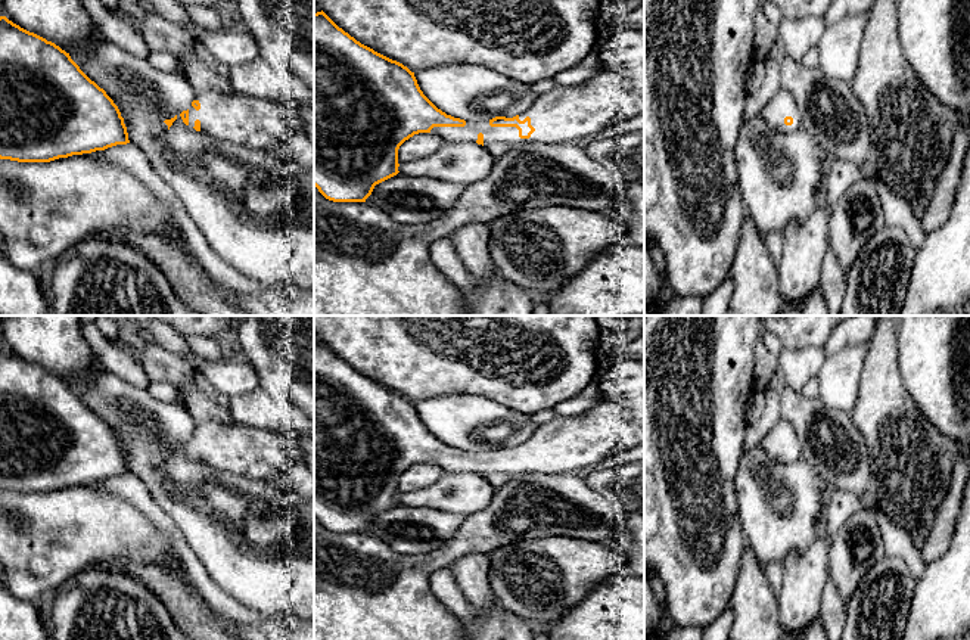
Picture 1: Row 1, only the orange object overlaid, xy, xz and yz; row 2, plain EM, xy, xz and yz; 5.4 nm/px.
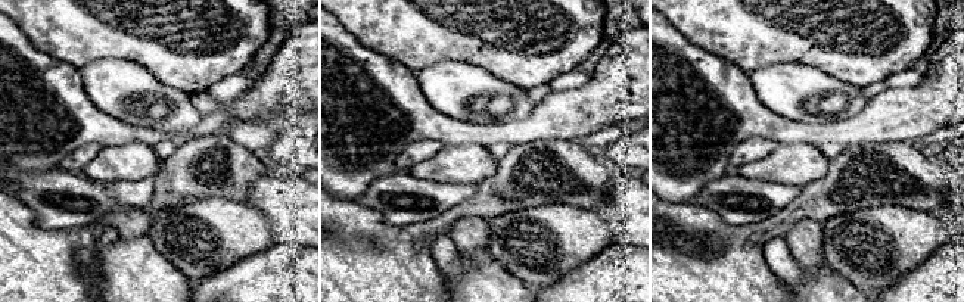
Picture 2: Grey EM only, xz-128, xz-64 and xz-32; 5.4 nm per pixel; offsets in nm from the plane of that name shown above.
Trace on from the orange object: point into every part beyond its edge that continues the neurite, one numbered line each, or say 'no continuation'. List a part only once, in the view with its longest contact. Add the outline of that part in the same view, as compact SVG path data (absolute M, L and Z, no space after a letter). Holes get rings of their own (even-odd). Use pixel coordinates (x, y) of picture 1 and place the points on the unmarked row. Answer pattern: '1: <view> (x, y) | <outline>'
1: xz (568, 444) | M624 357L615 361L599 382L596 404L576 416L556 417L537 428L529 439L519 445L531 448L535 462L529 469L520 469L516 457L491 457L489 451L466 451L464 457L433 457L445 473L473 472L484 465L484 476L506 473L509 478L525 473L573 473L590 469L603 460L644 442L644 358Z

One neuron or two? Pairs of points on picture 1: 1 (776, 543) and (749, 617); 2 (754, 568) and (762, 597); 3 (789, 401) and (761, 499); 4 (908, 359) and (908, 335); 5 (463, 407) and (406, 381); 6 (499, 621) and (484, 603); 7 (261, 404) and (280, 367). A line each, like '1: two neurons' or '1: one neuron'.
1: two neurons
2: one neuron
3: two neurons
4: one neuron
5: two neurons
6: two neurons
7: two neurons

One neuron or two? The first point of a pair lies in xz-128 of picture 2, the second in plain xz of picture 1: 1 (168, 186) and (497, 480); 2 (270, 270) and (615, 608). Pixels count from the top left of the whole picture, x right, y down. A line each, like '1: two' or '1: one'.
1: two
2: one

